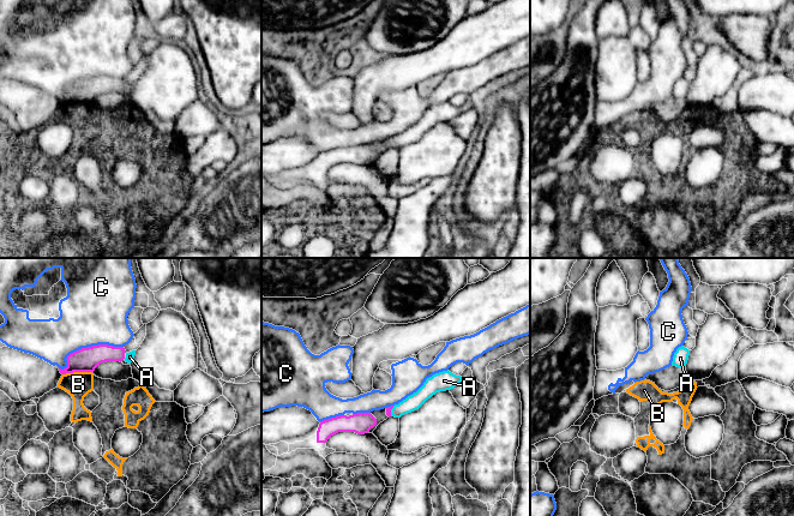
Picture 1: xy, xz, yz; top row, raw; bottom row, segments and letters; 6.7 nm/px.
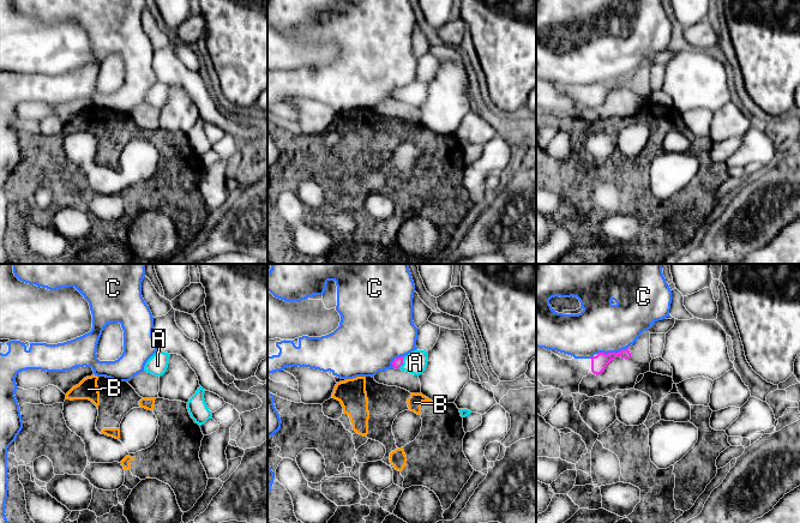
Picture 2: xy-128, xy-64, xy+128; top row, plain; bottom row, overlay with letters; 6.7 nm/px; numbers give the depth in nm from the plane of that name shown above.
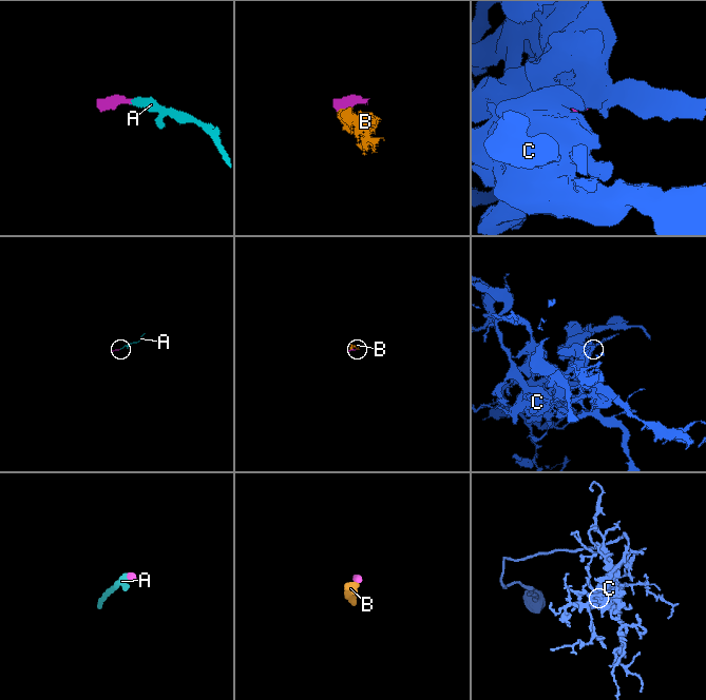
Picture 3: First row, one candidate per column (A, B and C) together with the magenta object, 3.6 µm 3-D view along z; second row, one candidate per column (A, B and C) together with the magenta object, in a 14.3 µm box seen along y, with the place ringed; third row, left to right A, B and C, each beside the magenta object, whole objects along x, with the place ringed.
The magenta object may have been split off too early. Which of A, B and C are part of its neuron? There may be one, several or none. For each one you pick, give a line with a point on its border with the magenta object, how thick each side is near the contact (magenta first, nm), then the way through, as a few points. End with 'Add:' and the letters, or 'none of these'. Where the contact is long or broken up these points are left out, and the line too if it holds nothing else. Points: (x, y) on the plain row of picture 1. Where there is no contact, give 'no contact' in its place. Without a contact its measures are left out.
A: meets magenta in xz at (390, 142); 30 nm thick on the magenta side, 110 nm on the other; runs through xz (389, 139), (390, 142), (398, 142), (413, 133)
Add: A

